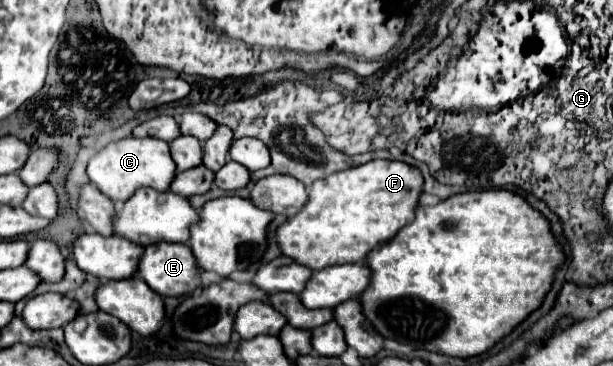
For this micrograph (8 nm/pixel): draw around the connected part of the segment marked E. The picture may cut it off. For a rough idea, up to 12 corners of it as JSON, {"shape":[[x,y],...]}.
{"shape":[[190,246],[144,250],[138,276],[160,296],[202,288]]}

